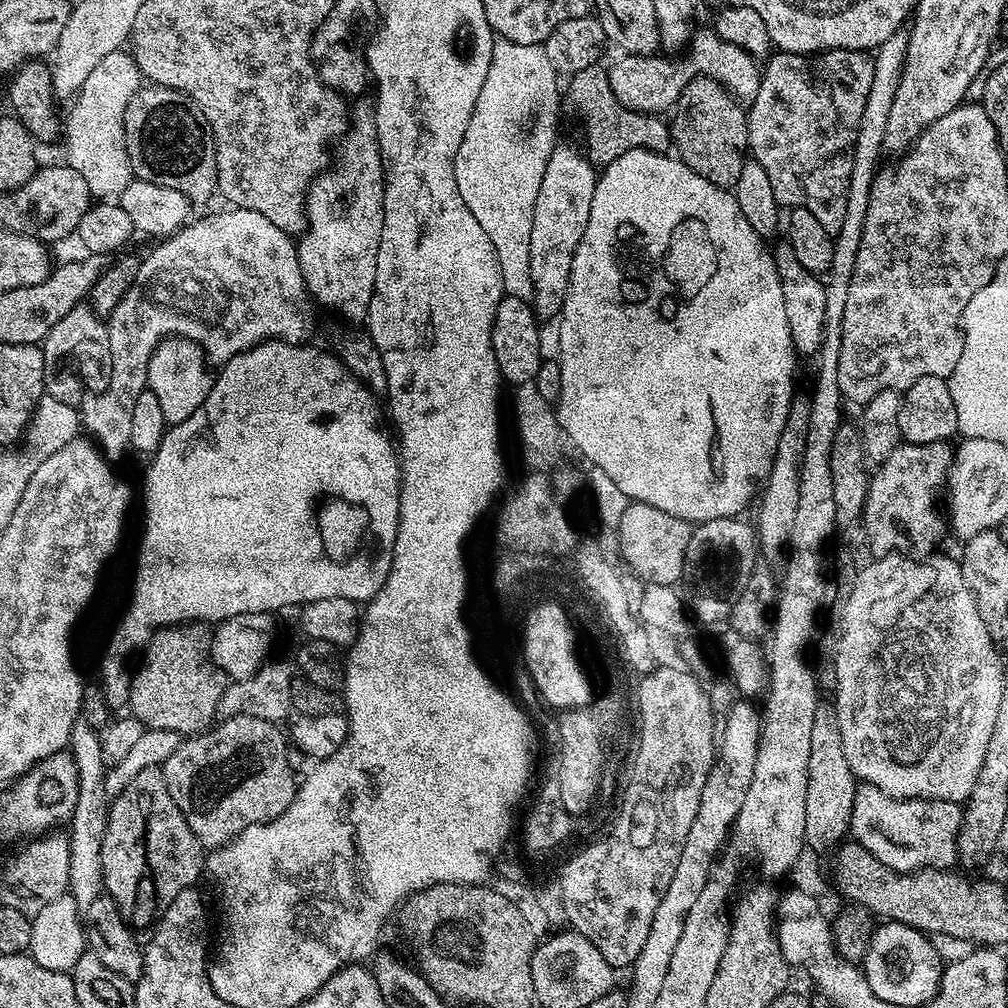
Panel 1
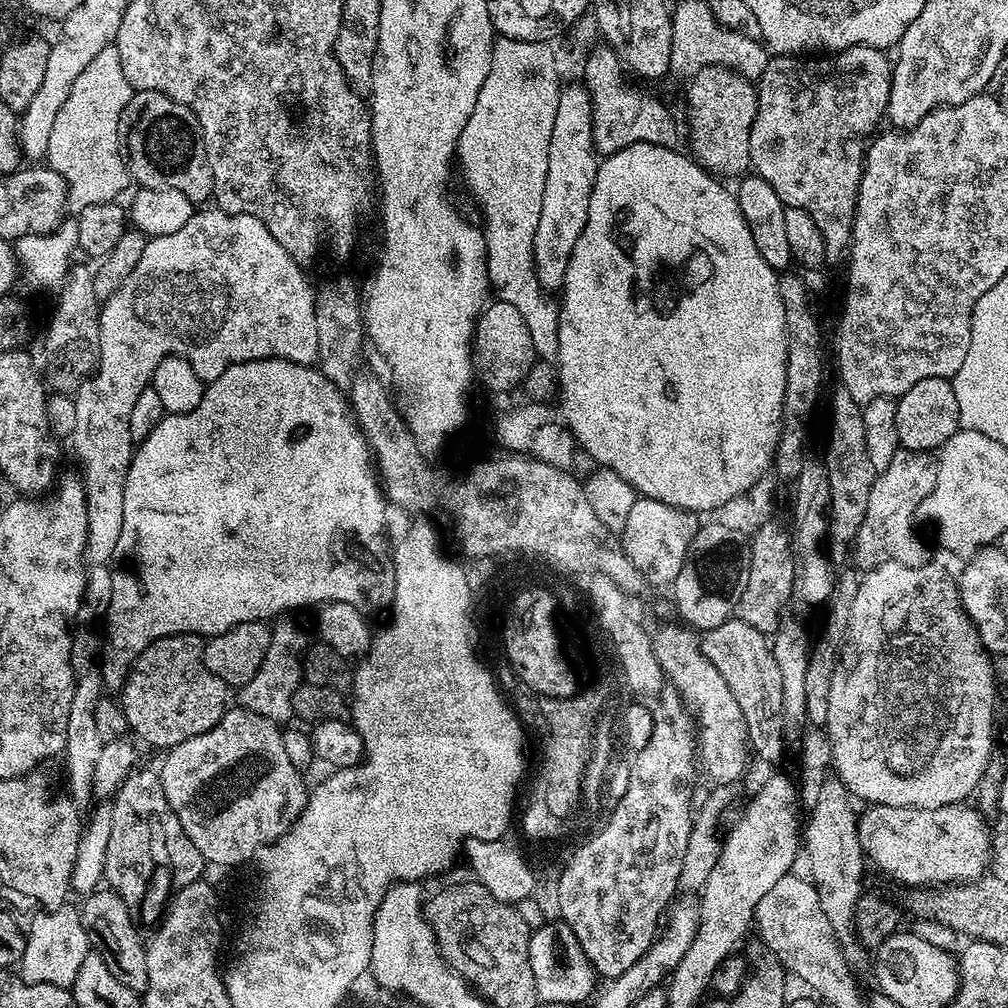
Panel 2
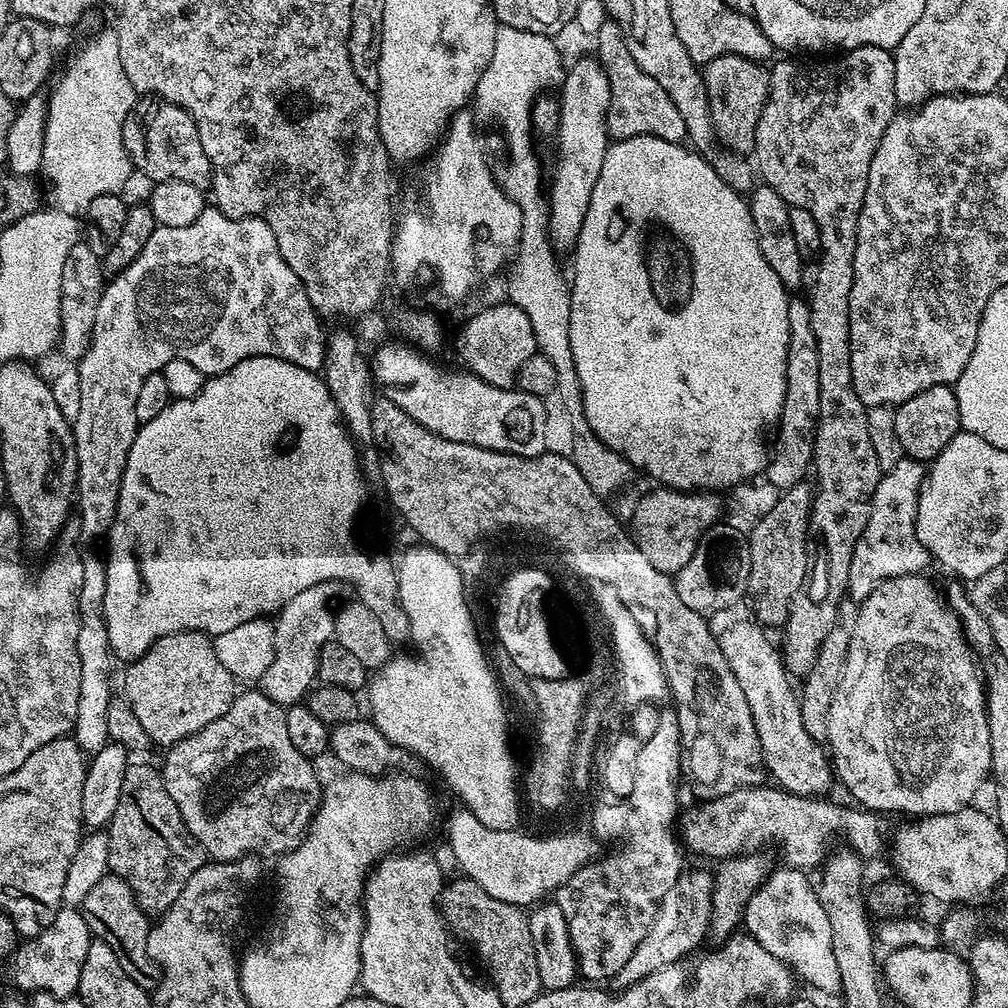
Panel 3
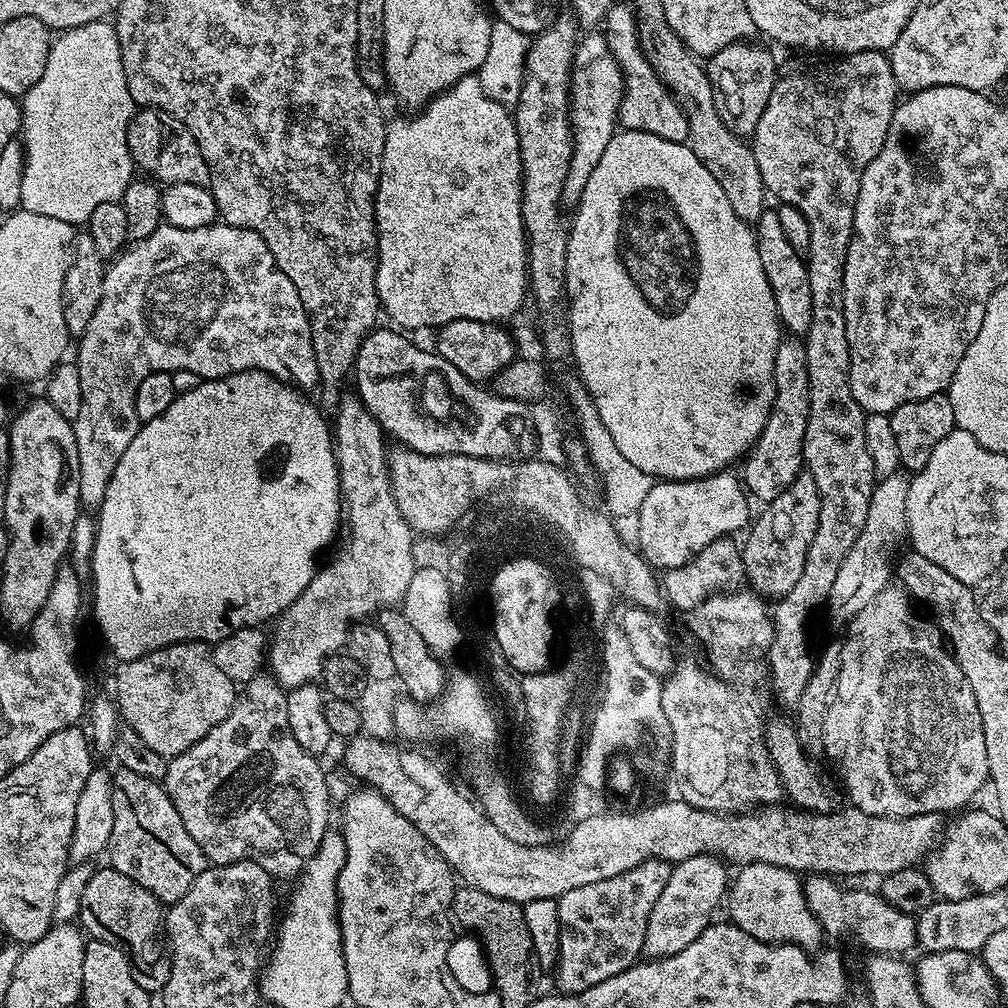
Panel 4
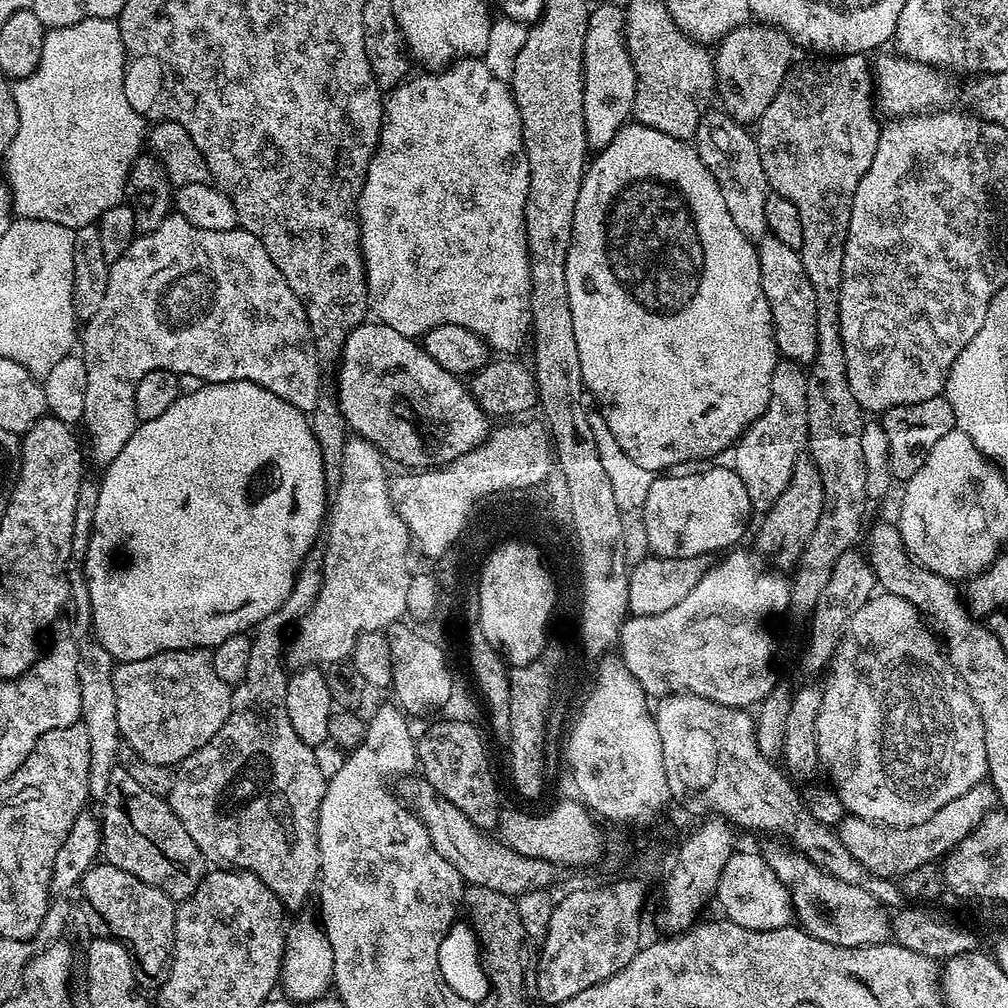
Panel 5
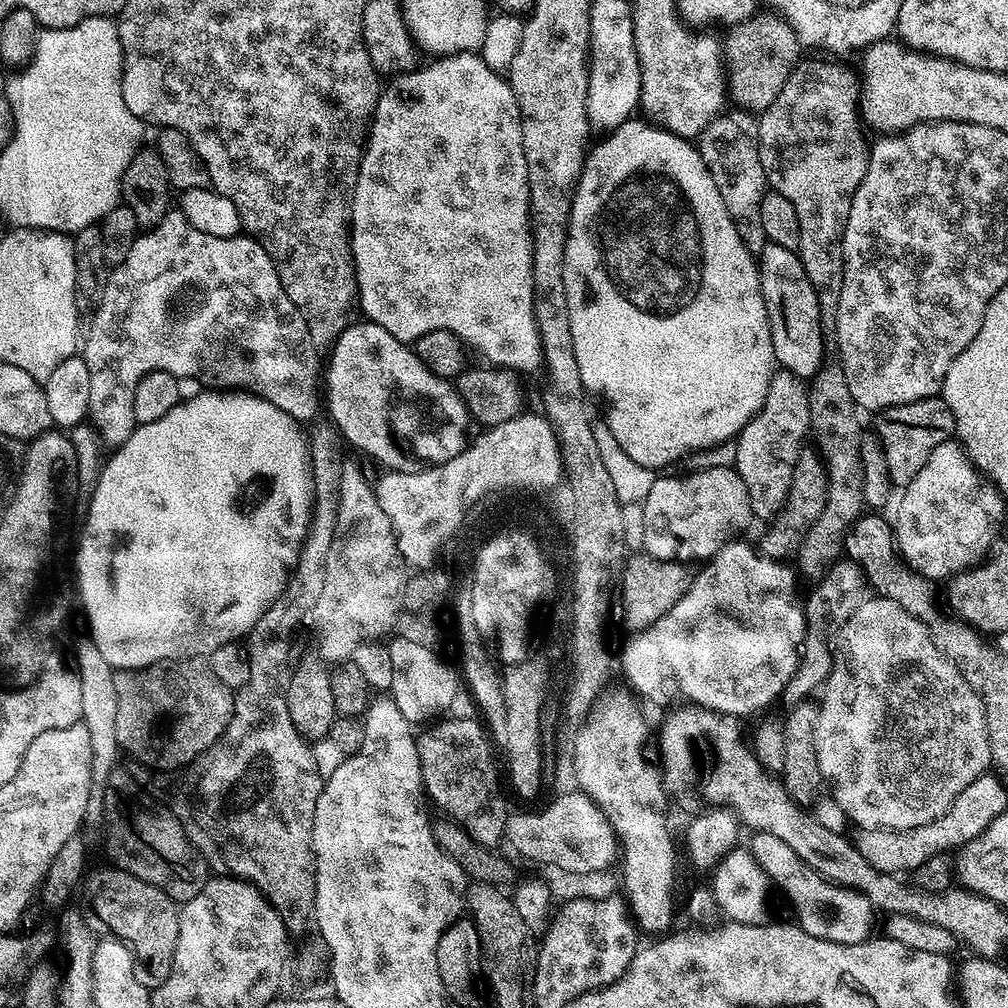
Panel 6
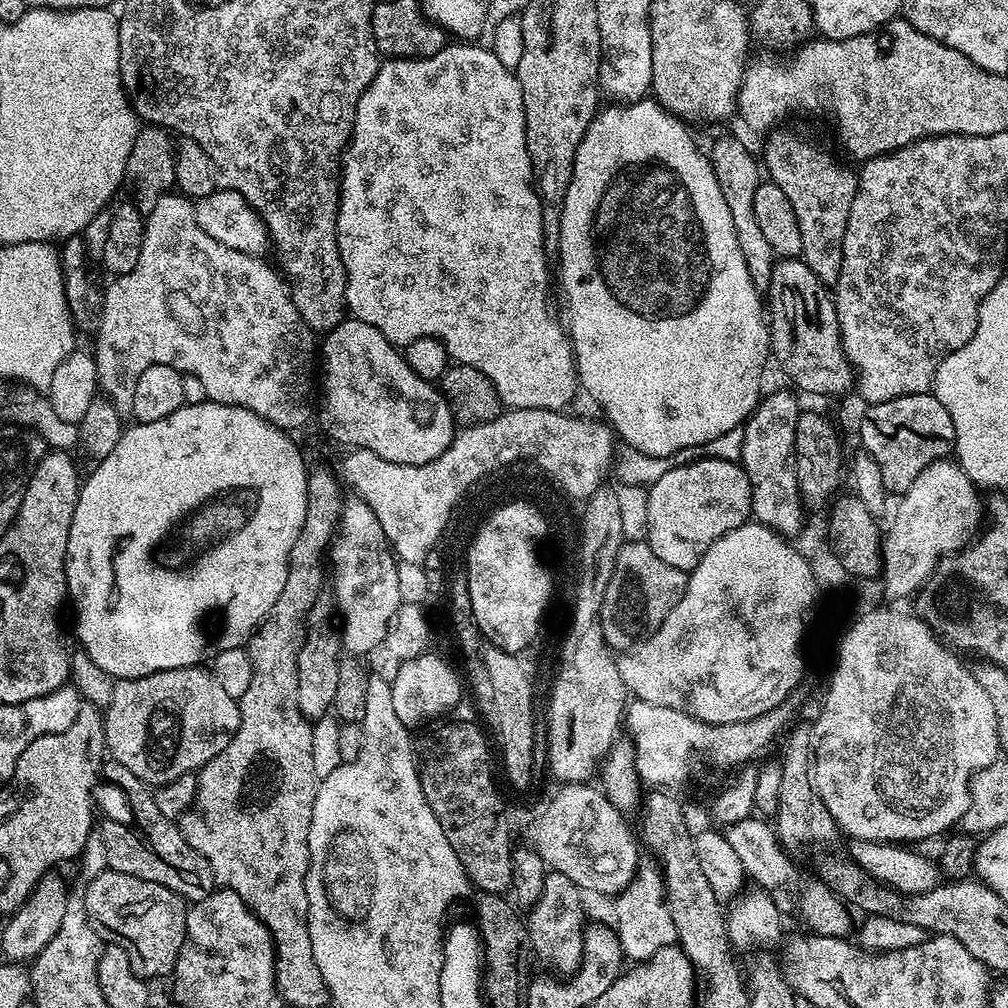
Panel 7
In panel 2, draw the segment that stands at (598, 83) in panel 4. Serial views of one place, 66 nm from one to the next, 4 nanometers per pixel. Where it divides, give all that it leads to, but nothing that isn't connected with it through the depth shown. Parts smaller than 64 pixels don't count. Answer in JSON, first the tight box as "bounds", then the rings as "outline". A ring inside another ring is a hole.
{"bounds":[534,83,599,293],"outline":[[[565,83],[560,89],[558,110],[554,110],[554,130],[550,130],[546,166],[546,191],[542,193],[538,230],[534,230],[534,262],[545,293],[559,293],[563,289],[570,254],[574,254],[574,246],[590,214],[590,194],[599,169],[596,129],[592,123],[592,95],[583,83]]]}

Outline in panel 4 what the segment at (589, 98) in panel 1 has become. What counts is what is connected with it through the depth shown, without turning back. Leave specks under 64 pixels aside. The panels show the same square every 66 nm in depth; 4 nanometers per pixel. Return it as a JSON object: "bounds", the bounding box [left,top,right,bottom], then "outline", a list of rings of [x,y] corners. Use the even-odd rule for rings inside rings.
{"bounds":[602,3,688,144],"outline":[[[613,3],[602,23],[610,54],[614,54],[624,70],[624,97],[620,103],[619,127],[630,132],[658,134],[665,144],[685,143],[688,138],[686,114],[671,90],[658,78],[654,66],[650,66],[645,58],[644,51],[640,49],[640,34],[636,30],[636,13],[627,3],[624,4]]]}

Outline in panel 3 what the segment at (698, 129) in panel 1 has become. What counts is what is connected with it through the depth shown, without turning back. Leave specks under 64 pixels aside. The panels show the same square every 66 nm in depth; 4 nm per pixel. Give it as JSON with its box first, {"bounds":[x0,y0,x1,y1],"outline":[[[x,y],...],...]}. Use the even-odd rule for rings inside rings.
{"bounds":[702,56,769,154],"outline":[[[719,56],[702,68],[717,141],[733,154],[751,153],[756,146],[756,127],[766,106],[769,74],[763,63],[756,62],[746,56]]]}

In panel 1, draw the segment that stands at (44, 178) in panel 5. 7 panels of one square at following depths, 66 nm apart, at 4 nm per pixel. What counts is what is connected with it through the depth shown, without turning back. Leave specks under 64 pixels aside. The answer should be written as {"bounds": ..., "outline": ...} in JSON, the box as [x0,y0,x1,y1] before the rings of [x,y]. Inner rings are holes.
{"bounds":[62,62,142,198],"outline":[[[105,62],[91,71],[90,76],[75,97],[76,105],[62,124],[64,152],[68,155],[67,167],[82,176],[88,191],[96,198],[115,197],[128,181],[133,179],[132,167],[128,164],[128,151],[124,141],[124,115],[132,95],[142,84],[142,77],[135,63],[112,64]]]}

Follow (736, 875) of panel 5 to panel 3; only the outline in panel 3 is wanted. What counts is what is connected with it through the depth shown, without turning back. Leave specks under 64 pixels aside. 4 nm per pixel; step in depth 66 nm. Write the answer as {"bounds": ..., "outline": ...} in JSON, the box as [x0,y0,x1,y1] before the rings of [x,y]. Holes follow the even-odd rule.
{"bounds":[742,867,840,993],"outline":[[[774,867],[746,902],[742,928],[755,938],[762,950],[770,950],[774,958],[787,964],[797,977],[800,976],[812,988],[820,992],[839,993],[840,975],[834,958],[834,946],[830,942],[830,918],[822,910],[820,893],[807,880],[805,873],[796,867]]]}

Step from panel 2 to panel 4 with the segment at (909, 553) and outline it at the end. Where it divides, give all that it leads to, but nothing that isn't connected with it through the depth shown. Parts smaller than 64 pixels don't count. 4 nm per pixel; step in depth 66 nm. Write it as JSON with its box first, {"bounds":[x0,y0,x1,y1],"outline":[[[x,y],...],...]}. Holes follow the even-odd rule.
{"bounds":[826,470,909,626],"outline":[[[898,470],[894,474],[883,477],[872,491],[870,510],[866,514],[866,526],[863,526],[858,540],[850,547],[838,569],[838,576],[831,587],[826,611],[832,615],[832,620],[841,626],[851,624],[859,612],[866,610],[889,587],[894,576],[892,551],[908,540],[907,526],[907,492],[909,477]]]}

